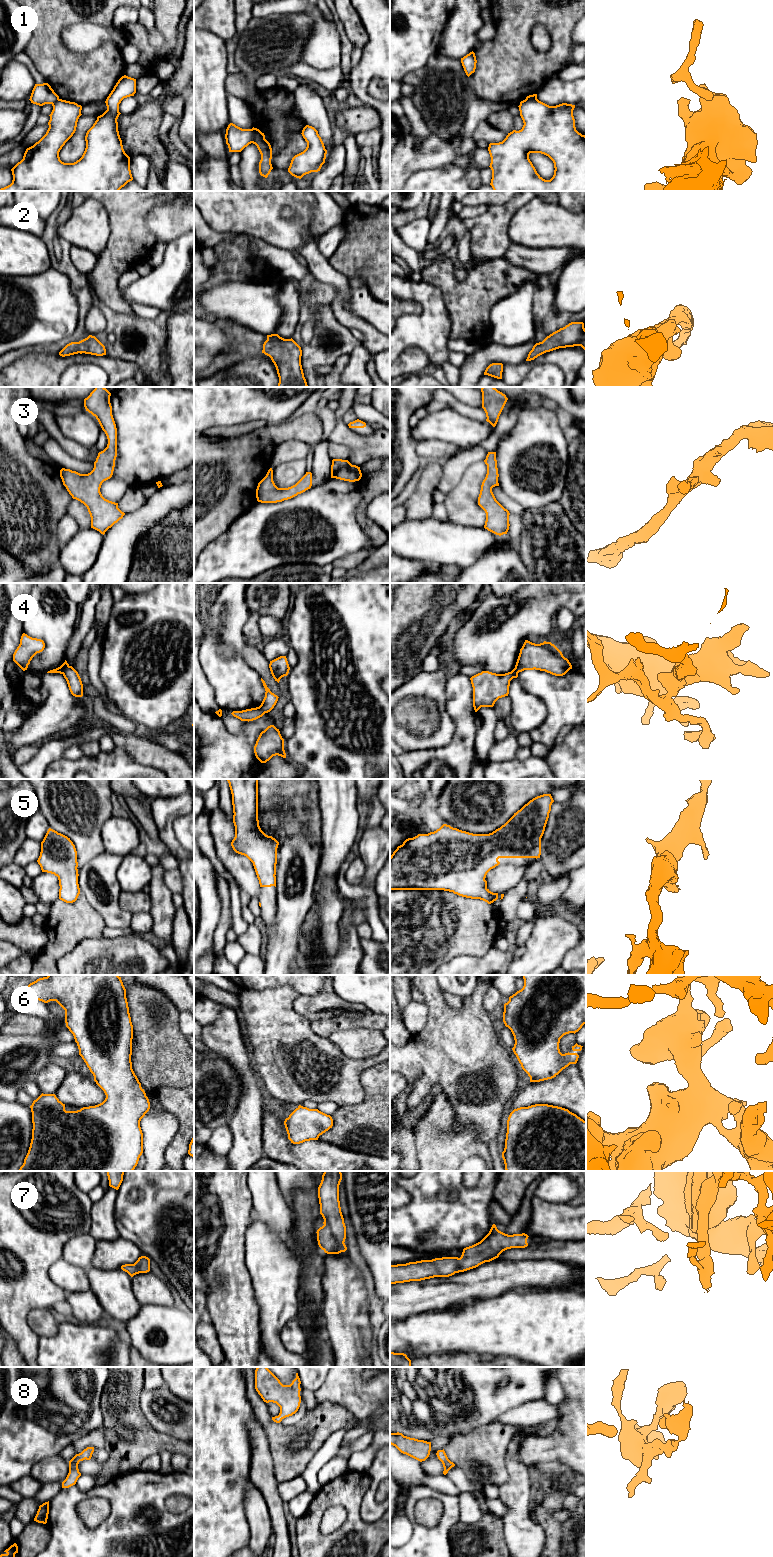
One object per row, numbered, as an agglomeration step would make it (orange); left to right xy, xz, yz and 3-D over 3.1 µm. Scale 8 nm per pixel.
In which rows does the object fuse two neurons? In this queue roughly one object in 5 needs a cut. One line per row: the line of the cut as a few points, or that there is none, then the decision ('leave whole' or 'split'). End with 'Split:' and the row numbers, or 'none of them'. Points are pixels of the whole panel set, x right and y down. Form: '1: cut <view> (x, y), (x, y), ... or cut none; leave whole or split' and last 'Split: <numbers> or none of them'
1: cut xz (251, 129), (253, 142); split
2: cut none; leave whole
3: cut none; leave whole
4: cut xy (68, 665), (62, 673); split
5: cut none; leave whole
6: cut none; leave whole
7: cut none; leave whole
8: cut none; leave whole
Split: 1, 4

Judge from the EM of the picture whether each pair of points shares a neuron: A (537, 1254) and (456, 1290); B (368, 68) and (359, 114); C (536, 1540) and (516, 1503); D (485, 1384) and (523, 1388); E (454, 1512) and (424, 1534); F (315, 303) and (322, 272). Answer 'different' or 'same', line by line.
A: different
B: different
C: same
D: same
E: same
F: different

